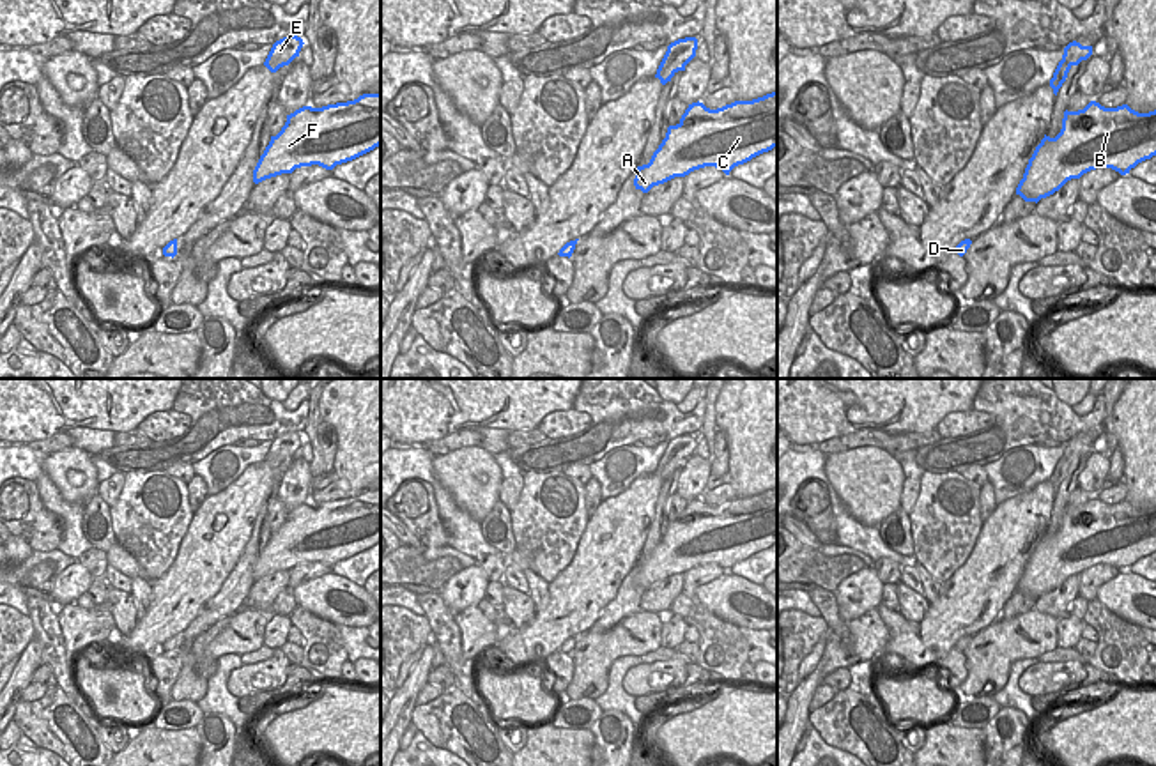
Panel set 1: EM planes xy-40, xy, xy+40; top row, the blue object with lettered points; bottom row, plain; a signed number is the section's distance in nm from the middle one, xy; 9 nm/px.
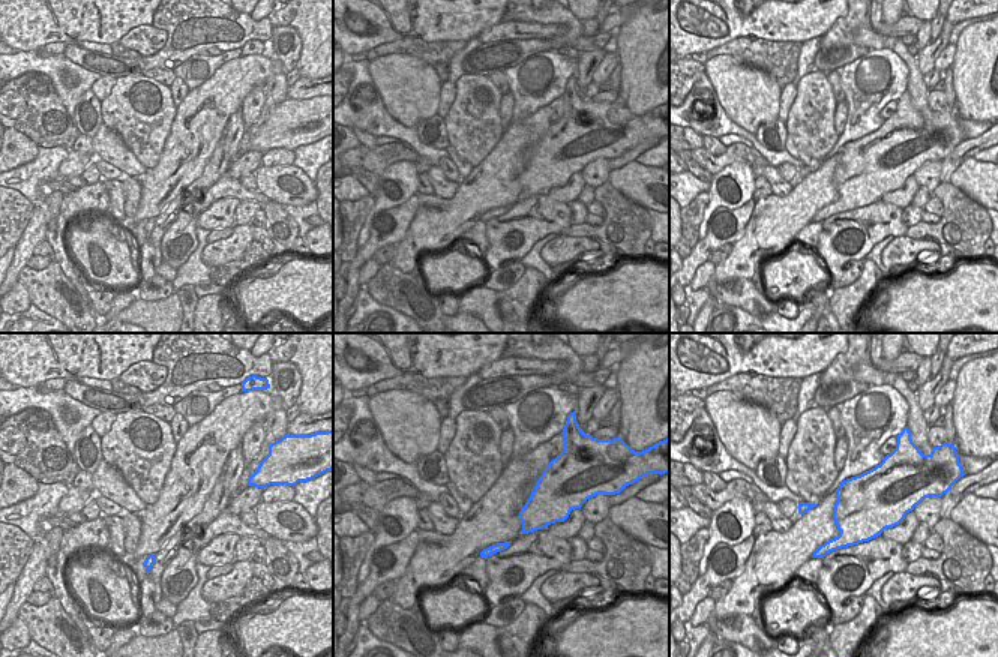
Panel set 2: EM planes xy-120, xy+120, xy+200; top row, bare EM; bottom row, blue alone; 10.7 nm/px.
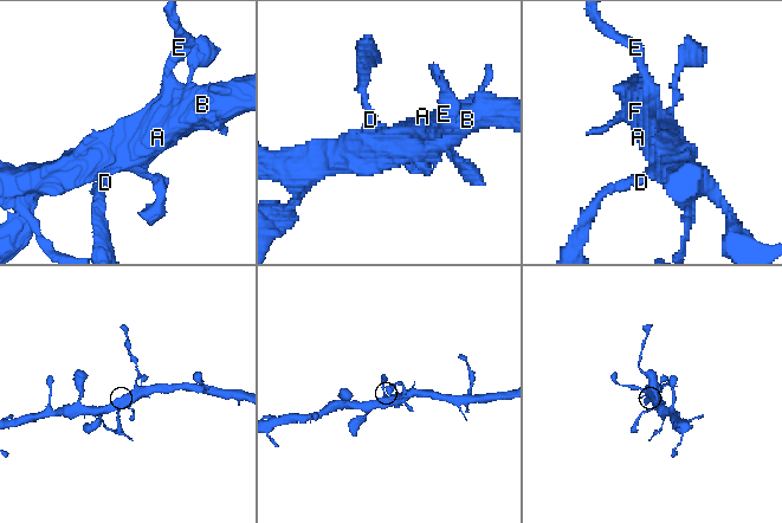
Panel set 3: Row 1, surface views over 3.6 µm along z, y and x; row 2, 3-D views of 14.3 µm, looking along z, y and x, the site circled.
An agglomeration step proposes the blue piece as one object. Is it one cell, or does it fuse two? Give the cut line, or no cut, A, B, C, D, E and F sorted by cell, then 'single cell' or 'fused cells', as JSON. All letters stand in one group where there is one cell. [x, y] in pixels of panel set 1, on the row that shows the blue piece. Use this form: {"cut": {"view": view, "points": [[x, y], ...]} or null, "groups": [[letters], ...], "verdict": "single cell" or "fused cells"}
{"cut": {"view": "xy+40", "points": [[1052, 78], [1064, 80]]}, "groups": [["A", "B", "C", "D", "F"], ["E"]], "verdict": "fused cells"}

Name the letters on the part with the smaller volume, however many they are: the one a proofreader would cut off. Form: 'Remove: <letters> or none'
Remove: E

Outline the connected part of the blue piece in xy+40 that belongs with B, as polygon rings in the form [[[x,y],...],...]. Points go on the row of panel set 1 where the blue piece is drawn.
[[[1090,101],[1083,110],[1064,111],[1055,138],[1044,134],[1016,188],[1025,202],[1039,202],[1067,180],[1096,168],[1129,173],[1156,156],[1156,110],[1138,113],[1128,104],[1105,108]]]

